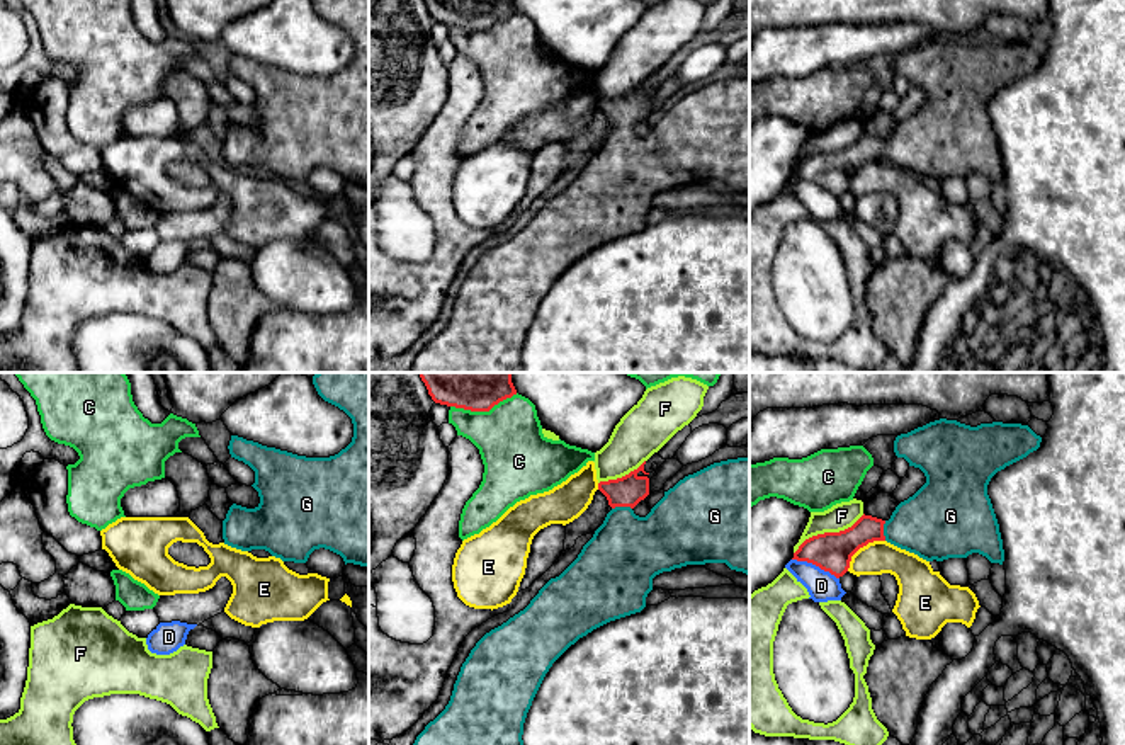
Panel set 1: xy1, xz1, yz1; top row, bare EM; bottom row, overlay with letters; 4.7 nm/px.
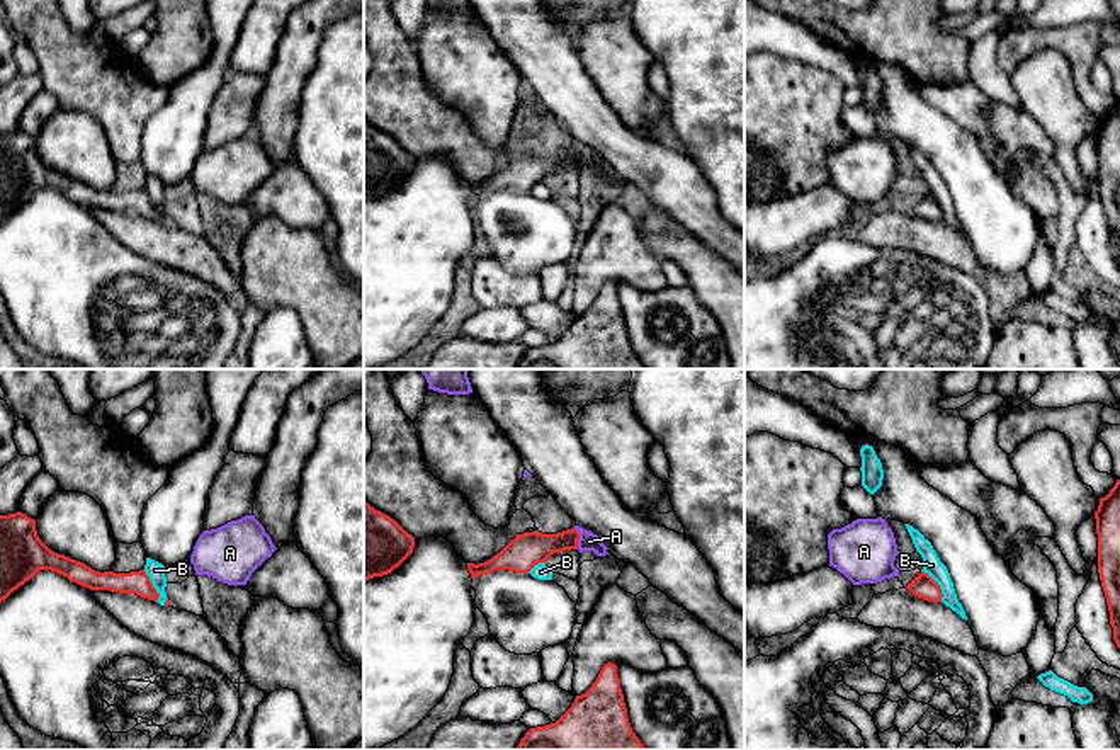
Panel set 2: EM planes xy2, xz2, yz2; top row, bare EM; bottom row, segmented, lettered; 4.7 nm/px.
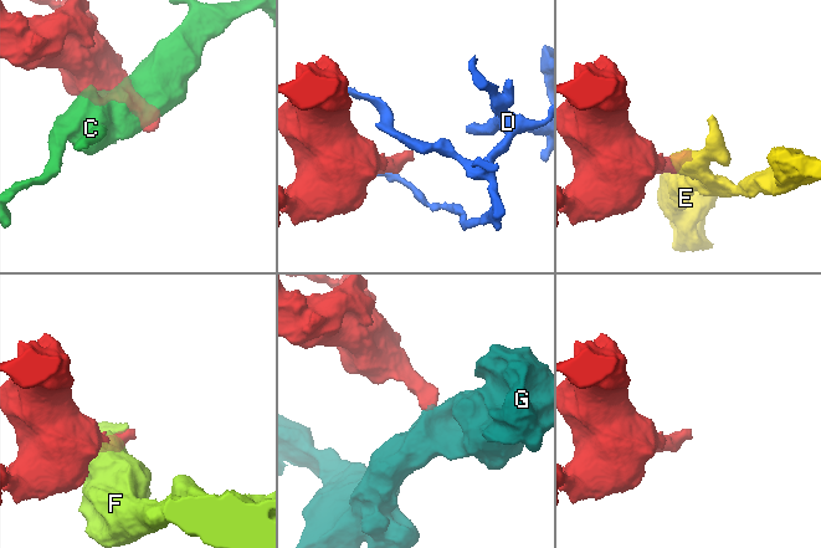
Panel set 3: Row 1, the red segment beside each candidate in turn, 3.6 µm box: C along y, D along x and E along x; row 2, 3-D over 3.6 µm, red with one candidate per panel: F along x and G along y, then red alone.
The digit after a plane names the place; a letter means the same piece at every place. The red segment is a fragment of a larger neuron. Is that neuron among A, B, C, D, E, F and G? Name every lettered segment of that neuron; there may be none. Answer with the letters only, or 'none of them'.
G

